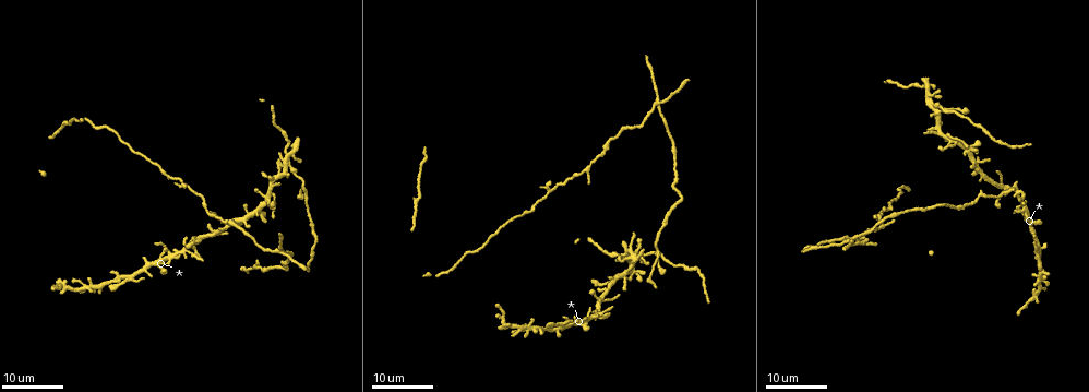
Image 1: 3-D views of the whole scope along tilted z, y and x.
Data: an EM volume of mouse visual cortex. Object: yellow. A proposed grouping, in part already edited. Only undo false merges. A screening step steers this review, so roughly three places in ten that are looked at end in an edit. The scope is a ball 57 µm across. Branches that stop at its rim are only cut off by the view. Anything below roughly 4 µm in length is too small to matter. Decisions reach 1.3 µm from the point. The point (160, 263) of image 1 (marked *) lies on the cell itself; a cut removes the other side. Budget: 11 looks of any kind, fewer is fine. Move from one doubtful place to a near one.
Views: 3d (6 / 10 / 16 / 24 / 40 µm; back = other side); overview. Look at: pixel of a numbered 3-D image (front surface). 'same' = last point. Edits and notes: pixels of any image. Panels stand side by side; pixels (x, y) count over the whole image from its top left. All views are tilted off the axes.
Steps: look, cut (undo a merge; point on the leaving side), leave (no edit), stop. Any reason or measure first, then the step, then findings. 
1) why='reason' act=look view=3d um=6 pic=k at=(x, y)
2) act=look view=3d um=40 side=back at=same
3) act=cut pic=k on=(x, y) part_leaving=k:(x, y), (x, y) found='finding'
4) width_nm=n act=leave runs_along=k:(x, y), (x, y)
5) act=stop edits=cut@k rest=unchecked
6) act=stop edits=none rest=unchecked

why='four or more arms meet' act=look view=3d um=24 pic=1 at=(593, 314)

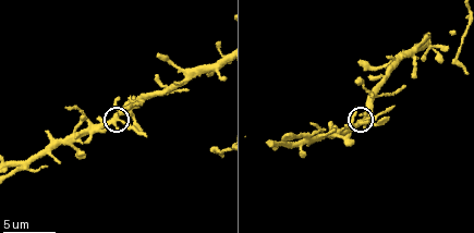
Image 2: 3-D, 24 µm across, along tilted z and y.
act=look view=3d um=6 pic=2 at=(116, 118)

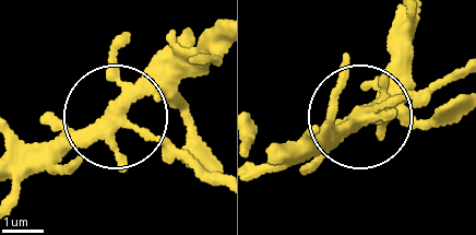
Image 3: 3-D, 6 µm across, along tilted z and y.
act=leave runs_along=3:(298, 147), (464, 66) found='all the same cell'

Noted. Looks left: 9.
act=look view=3d um=24 pic=1 at=(983, 196)

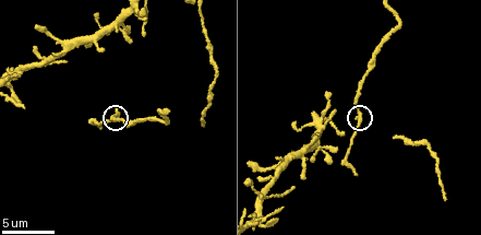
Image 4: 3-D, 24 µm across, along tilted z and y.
act=look view=3d um=10 pic=4 at=(360, 117)

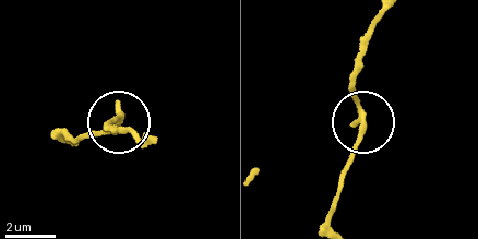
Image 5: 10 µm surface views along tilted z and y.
width_nm=250 act=leave found='one cell here'

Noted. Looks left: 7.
why='three arms meet' act=look view=3d um=24 pic=1 at=(288, 166)

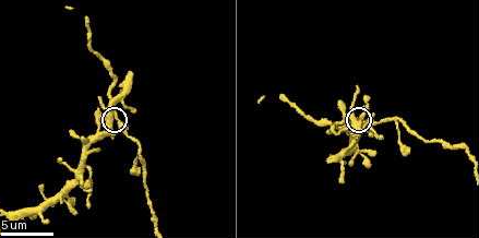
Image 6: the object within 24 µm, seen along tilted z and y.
act=look view=3d um=6 pic=6 at=(116, 119)

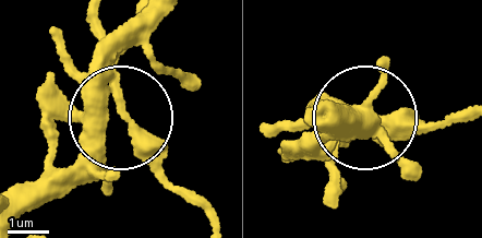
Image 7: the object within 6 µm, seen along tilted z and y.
arms=3 act=leave runs_along=7:(19, 211), (100, 123), (121, 116), (93, 16) found='continuous, no second cell'

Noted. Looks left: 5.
why='four arms meet' act=look view=3d um=16 pic=1 at=(656, 102)

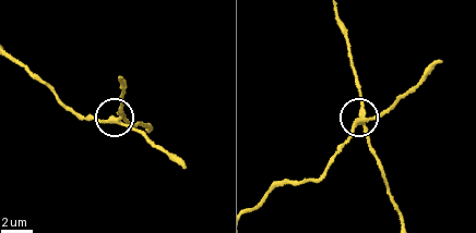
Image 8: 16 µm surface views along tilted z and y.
why='zoom in' act=look view=3d um=10 pic=8 at=(362, 114)

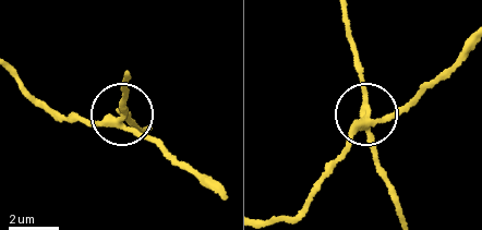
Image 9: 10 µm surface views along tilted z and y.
width_nm=280 act=cut pic=9 on=(154, 140) part_leaving=9:(366, 111), (365, 124), (311, 200), (280, 218) found='two cells meet here'

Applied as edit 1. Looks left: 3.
why='four arms meet' act=look view=3d um=6 pic=6 at=(40, 211)

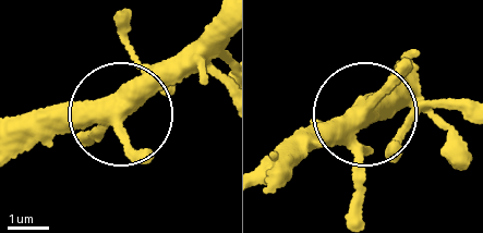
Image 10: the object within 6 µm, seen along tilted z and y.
why='from behind' act=look view=3d um=6 side=back pic=10 at=(119, 125)

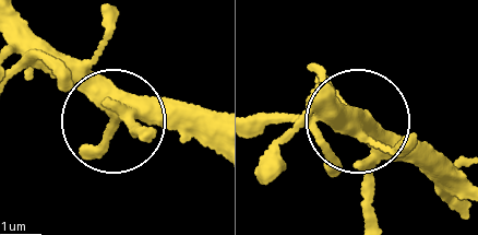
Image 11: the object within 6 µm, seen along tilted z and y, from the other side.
act=leave runs_along=11:(205, 147), (112, 117), (28, 43) found='one cell here'

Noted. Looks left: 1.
act=stop edits=cut@9 rest=unchecked

